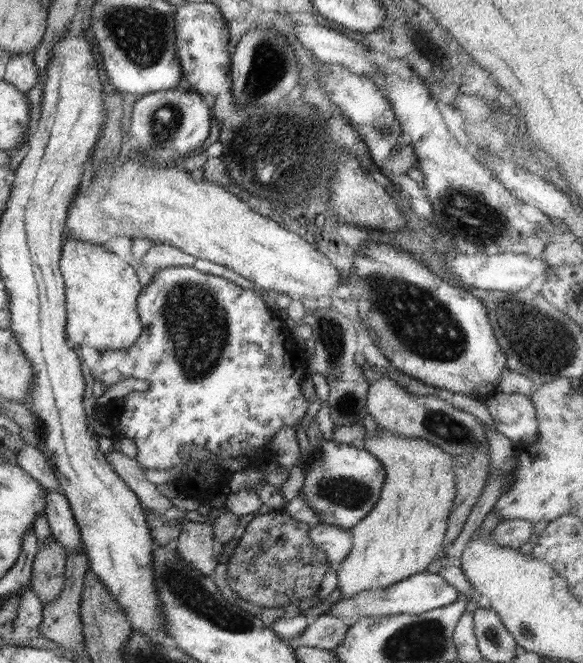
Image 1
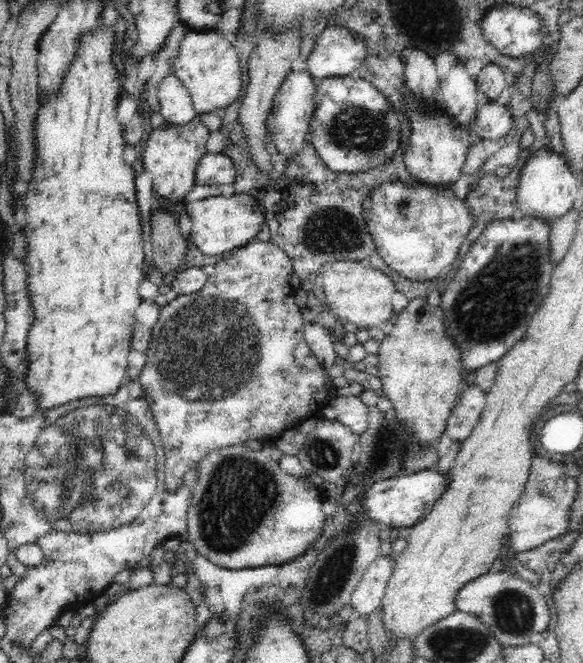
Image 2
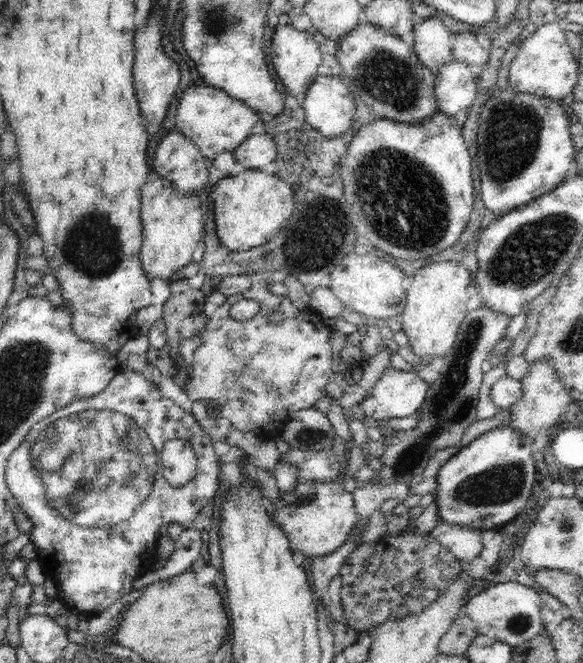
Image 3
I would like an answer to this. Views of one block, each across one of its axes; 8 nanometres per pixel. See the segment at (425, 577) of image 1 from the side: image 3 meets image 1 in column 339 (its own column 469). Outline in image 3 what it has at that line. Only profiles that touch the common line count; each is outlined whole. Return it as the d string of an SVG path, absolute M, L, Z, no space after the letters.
M519 582L495 583L467 600L462 614L474 621L479 634L513 647L544 632L540 611L545 597L536 589Z

